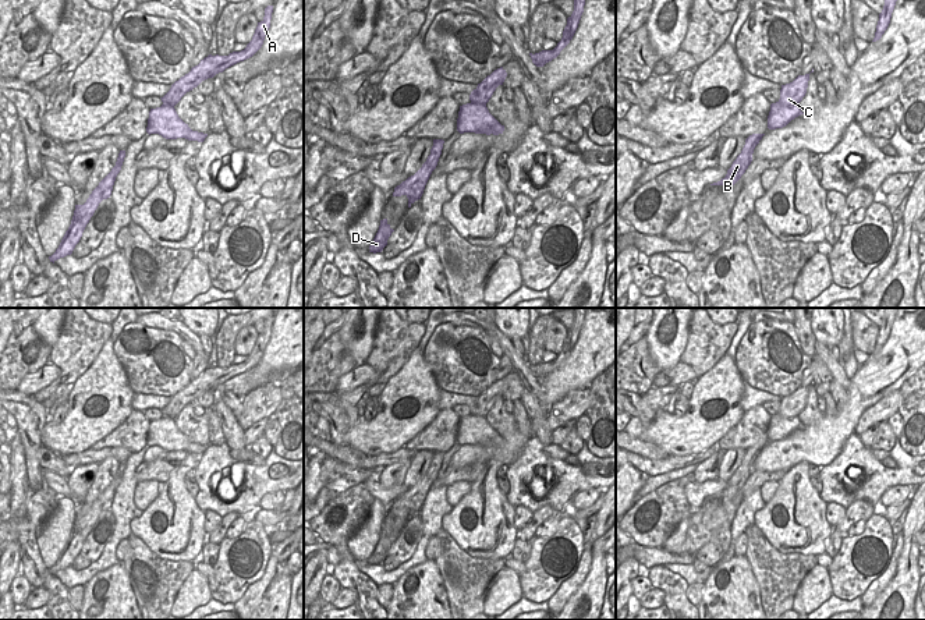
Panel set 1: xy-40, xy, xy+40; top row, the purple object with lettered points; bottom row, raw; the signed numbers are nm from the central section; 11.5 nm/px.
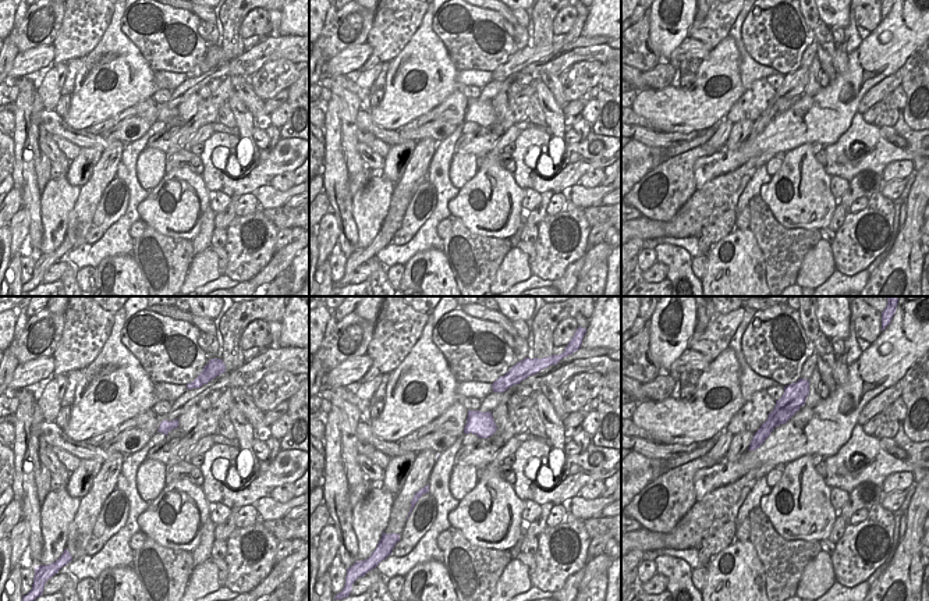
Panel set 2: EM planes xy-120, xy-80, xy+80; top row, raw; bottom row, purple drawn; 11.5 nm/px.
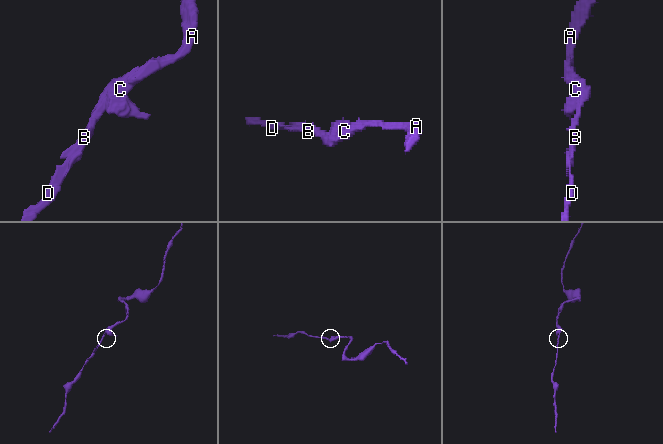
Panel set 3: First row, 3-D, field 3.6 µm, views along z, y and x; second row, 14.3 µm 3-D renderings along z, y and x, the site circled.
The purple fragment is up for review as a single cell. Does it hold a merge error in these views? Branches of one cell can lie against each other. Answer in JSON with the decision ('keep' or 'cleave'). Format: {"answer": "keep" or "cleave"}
{"answer": "keep"}

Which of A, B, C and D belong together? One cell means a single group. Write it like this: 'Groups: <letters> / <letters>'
Groups: A B C D

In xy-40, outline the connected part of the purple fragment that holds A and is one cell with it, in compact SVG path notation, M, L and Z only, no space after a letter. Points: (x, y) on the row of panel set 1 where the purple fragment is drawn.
M273 6L265 8L265 17L255 29L252 40L241 52L233 52L228 56L209 54L201 63L191 68L188 74L176 81L170 91L160 98L163 104L150 109L146 132L159 134L166 139L185 138L188 141L203 142L208 134L192 131L177 114L174 106L181 98L196 88L202 81L213 78L226 68L252 57L263 45L265 36L270 28Z

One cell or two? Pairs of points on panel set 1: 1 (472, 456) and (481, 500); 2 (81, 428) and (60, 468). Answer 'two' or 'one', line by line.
1: two
2: two

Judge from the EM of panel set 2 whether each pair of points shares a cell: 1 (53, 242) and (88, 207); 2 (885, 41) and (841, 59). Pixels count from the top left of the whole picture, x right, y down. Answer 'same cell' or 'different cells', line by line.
1: different cells
2: different cells

